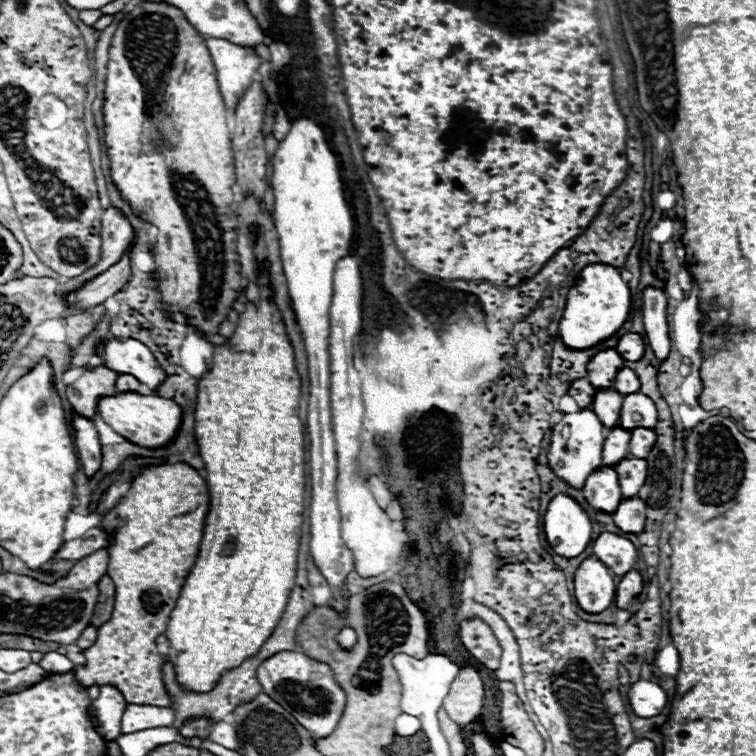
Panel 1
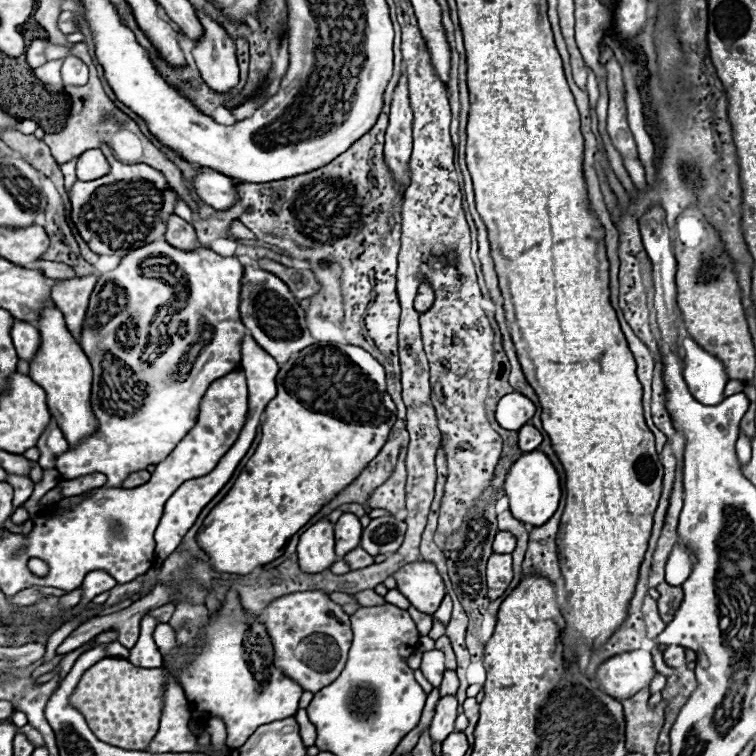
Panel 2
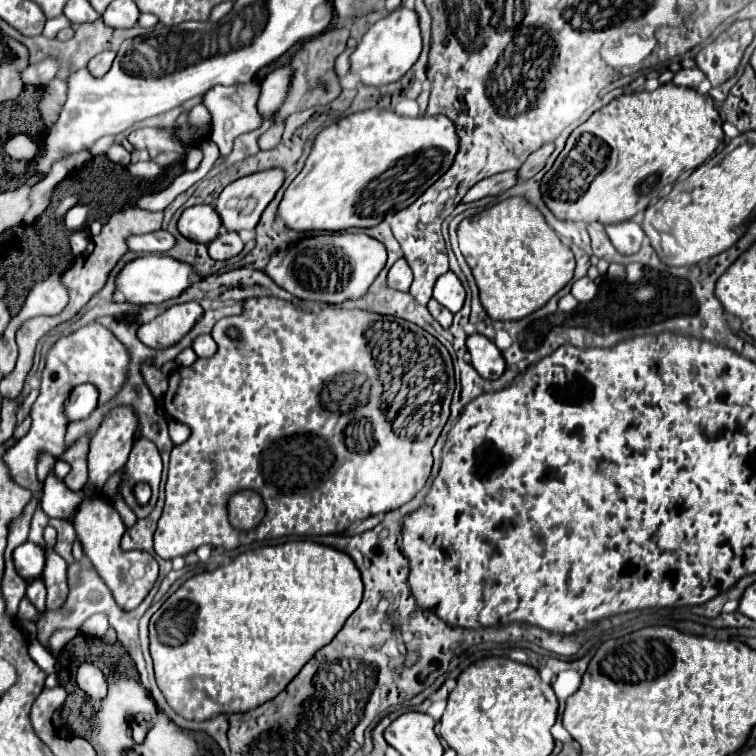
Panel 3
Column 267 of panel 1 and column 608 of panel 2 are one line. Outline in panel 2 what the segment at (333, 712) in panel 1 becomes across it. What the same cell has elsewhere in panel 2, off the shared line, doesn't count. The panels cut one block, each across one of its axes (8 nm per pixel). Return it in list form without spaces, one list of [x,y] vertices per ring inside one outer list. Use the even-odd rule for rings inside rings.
[[[634,650],[634,652],[624,652],[620,656],[612,656],[596,672],[600,690],[604,690],[606,694],[610,694],[616,700],[626,700],[626,698],[634,696],[636,692],[640,692],[642,688],[648,688],[650,680],[654,676],[656,676],[656,670],[654,670],[654,662],[652,662],[652,654],[646,650]]]

